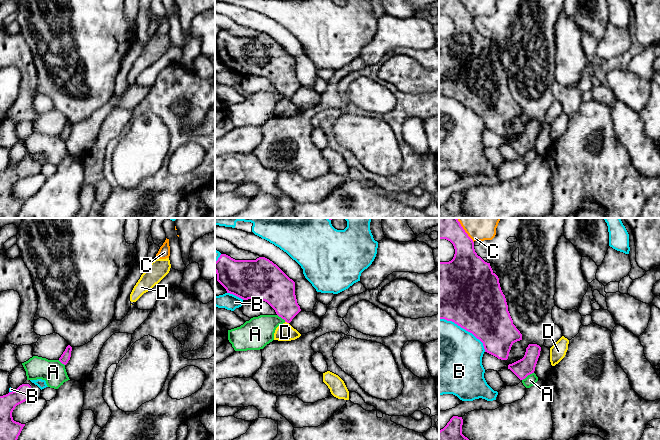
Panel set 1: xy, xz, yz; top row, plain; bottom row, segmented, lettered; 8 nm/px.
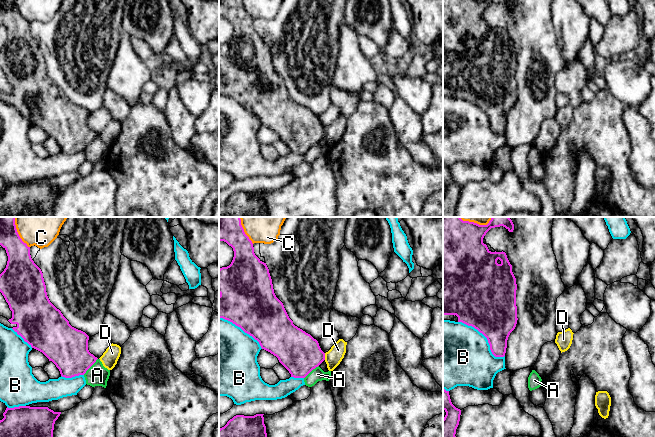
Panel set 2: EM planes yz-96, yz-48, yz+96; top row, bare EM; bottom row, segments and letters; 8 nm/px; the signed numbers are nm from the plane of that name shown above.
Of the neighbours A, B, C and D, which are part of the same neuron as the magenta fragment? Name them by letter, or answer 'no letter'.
no letter

